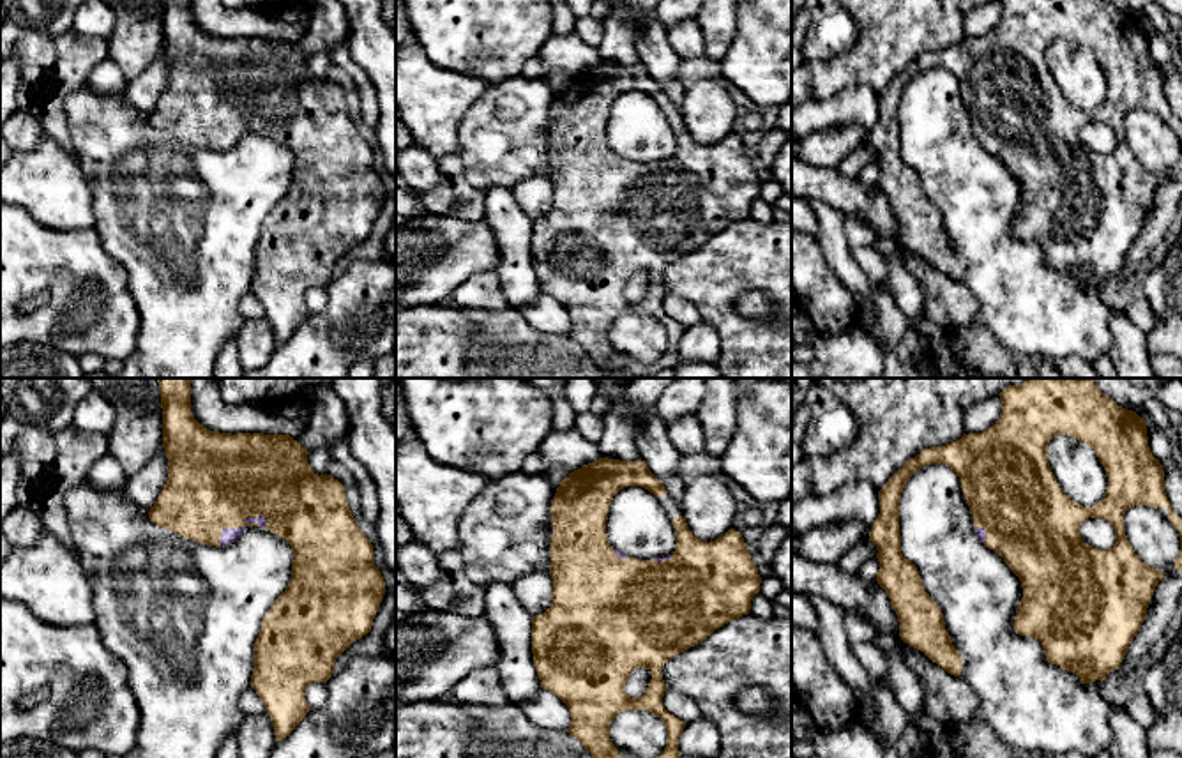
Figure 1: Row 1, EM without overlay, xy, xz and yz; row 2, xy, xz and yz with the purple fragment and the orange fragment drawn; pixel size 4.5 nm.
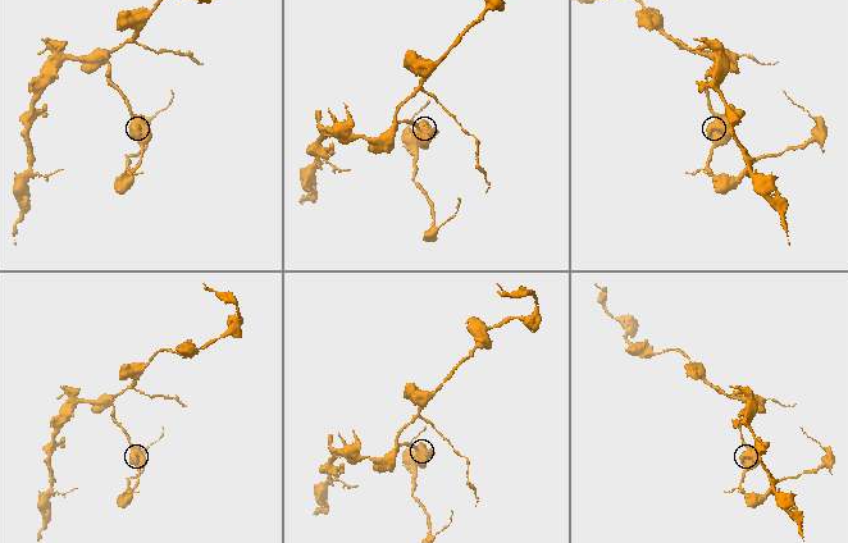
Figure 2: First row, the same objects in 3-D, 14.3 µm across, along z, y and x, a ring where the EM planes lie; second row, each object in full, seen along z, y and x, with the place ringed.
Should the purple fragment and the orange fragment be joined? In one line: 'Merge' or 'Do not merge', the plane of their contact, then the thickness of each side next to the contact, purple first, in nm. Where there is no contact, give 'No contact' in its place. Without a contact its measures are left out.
Merge. Touches purple in xy. Thickness 50 nm (purple) against 440 nm

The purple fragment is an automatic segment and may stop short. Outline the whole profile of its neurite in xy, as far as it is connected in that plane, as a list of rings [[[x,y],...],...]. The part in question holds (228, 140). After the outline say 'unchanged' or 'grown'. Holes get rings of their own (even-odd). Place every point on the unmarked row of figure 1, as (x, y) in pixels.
[[[161,0],[161,12],[168,85],[148,115],[150,125],[216,152],[235,147],[246,131],[261,131],[293,154],[292,184],[261,224],[251,279],[276,345],[283,345],[311,315],[306,292],[327,286],[336,263],[373,230],[385,198],[373,148],[350,117],[345,90],[327,78],[314,78],[309,57],[288,37],[210,35],[194,23],[191,0]]]; grown

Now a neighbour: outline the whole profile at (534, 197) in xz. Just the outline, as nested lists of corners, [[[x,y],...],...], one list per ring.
[[[546,177],[523,180],[514,189],[514,194],[518,205],[532,221],[544,217],[551,210],[553,184]]]

